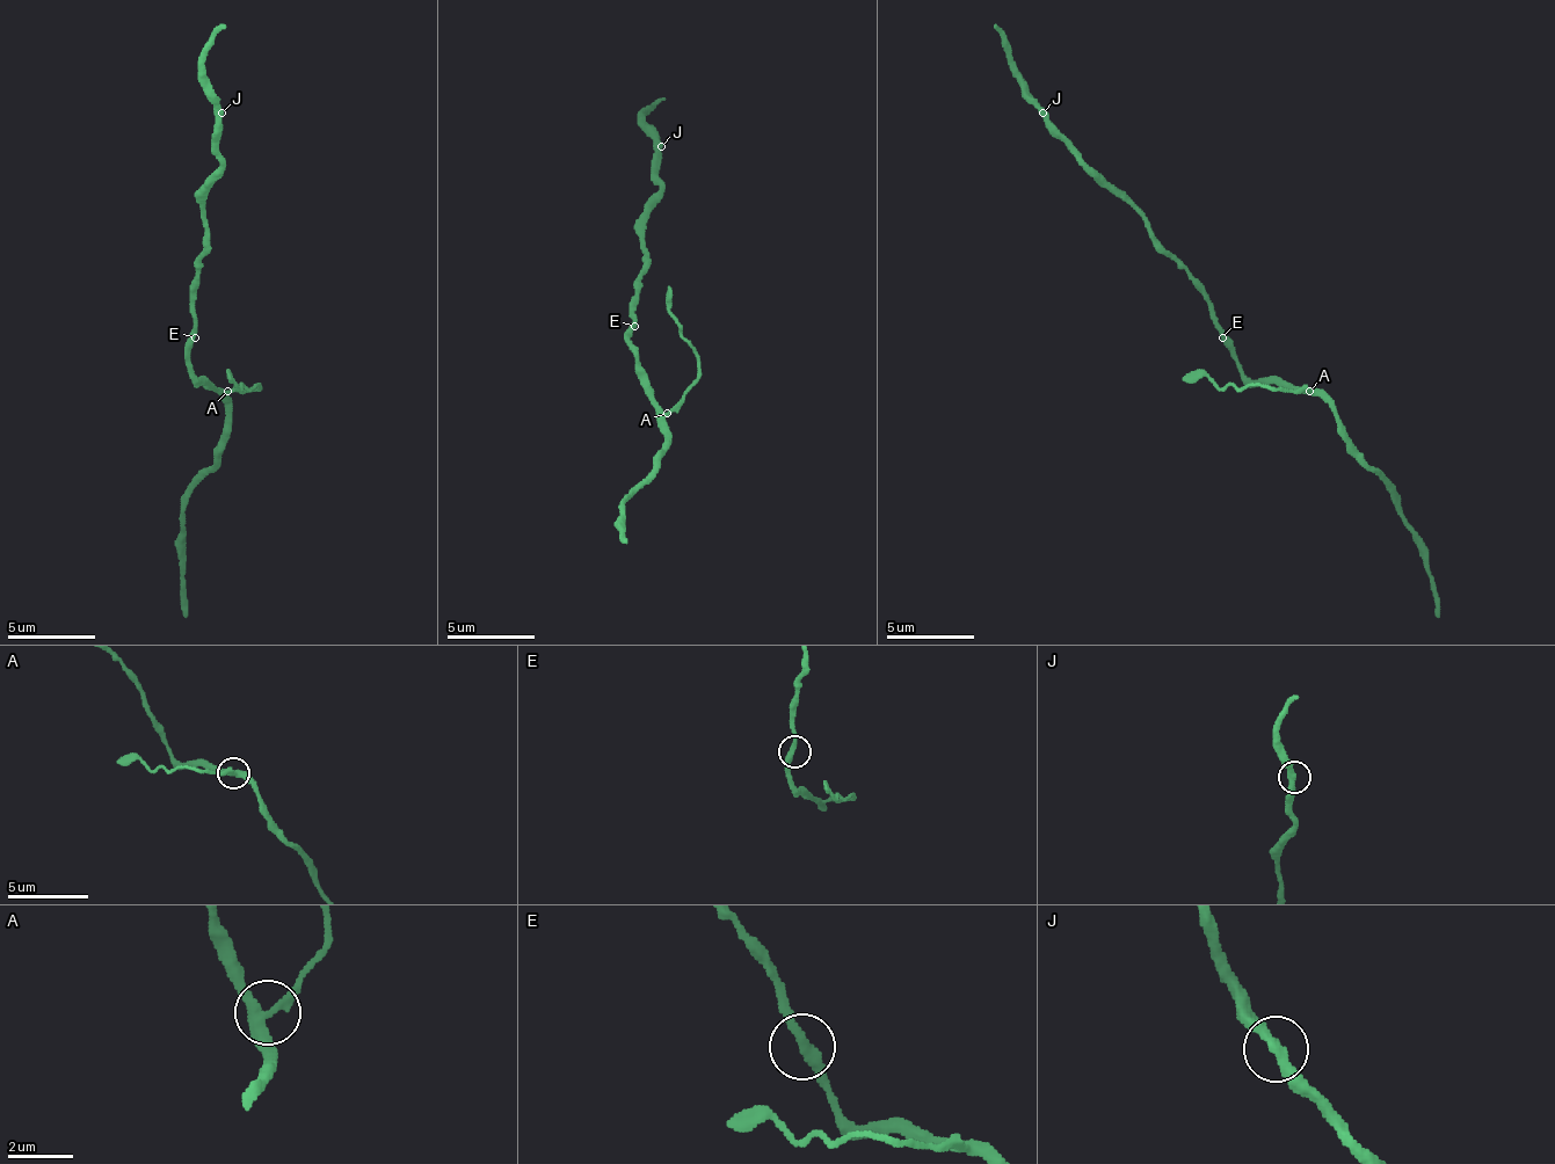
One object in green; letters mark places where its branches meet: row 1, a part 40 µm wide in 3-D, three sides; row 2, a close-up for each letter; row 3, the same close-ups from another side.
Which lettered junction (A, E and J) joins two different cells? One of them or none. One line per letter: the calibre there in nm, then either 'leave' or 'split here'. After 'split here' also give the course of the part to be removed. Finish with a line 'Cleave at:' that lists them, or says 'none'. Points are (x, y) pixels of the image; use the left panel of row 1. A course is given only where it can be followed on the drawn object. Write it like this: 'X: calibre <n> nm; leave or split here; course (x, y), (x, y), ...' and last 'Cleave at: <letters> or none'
A: calibre 320 nm; split here; course (226, 390), (256, 385), (239, 385), (230, 377), (230, 382)
E: calibre 320 nm; leave
J: calibre 340 nm; leave
Cleave at: A

